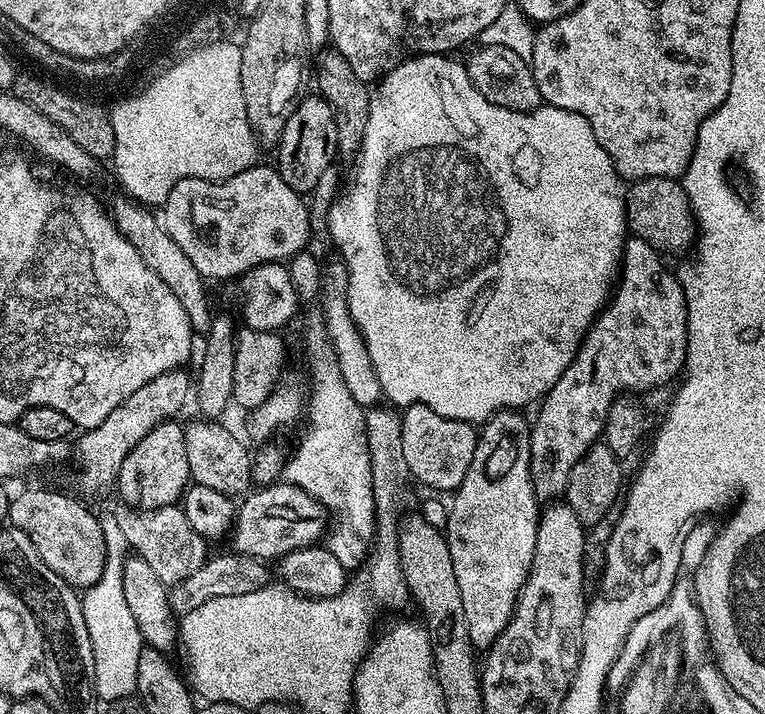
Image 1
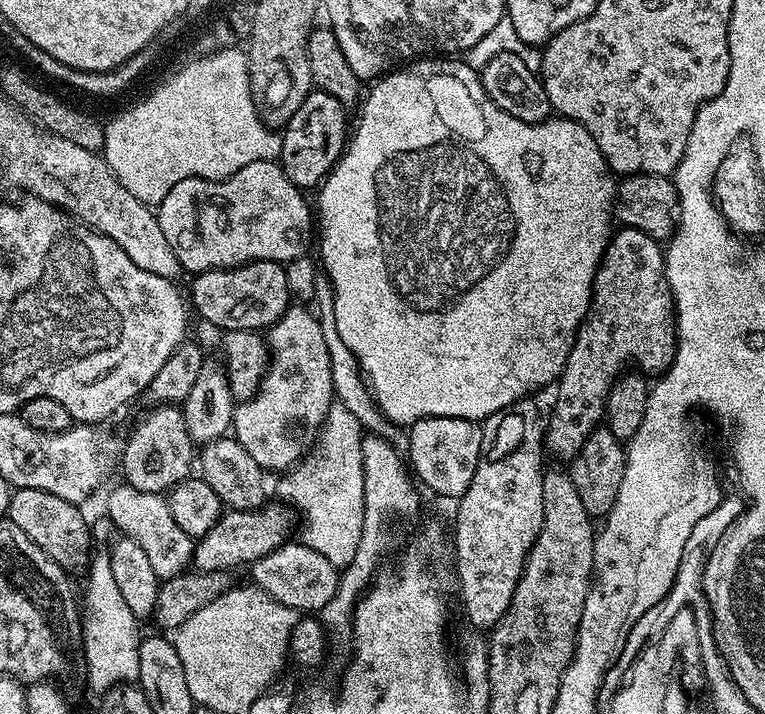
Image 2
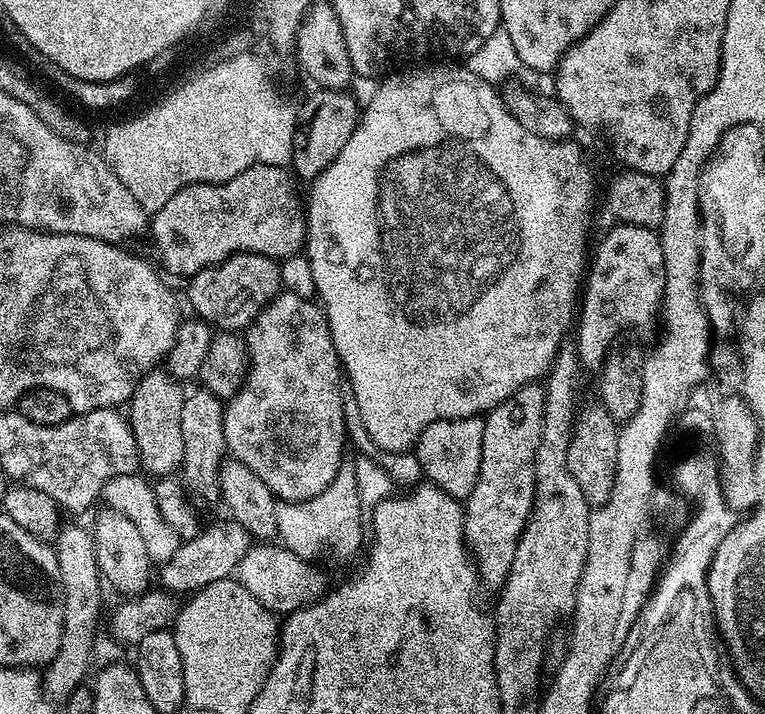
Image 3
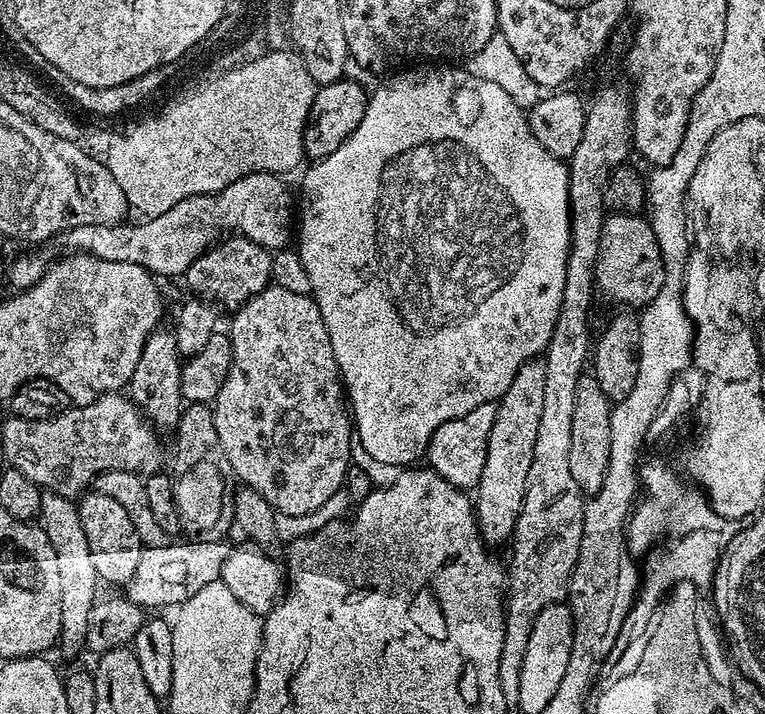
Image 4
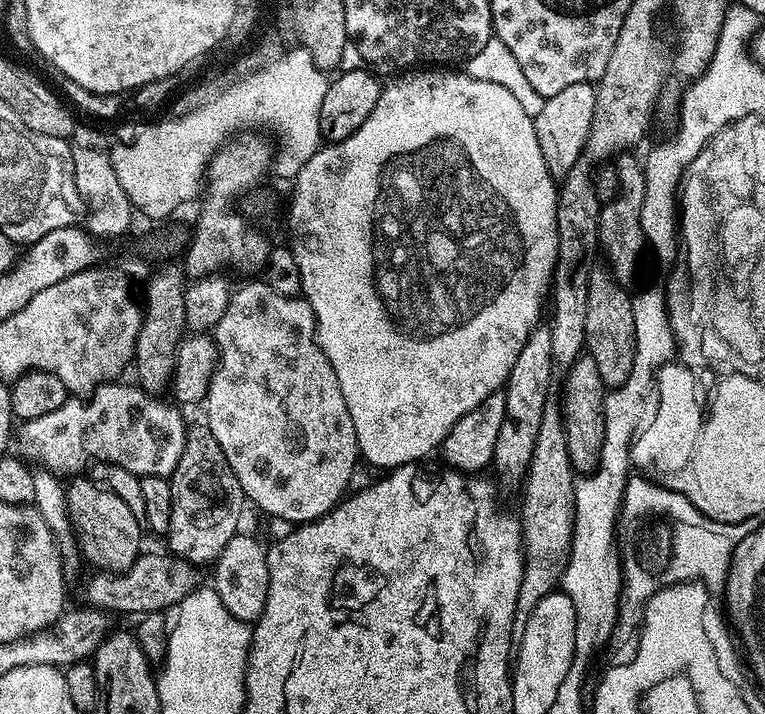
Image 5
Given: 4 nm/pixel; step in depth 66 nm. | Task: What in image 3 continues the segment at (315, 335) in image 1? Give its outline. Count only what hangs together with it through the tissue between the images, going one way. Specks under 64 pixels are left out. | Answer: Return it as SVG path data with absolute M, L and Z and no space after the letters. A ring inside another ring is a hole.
M350 464L341 465L338 474L322 494L304 501L279 500L275 510L279 543L304 559L315 559L314 556L326 548L346 558L354 555L360 546L364 510L358 502L357 476Z

